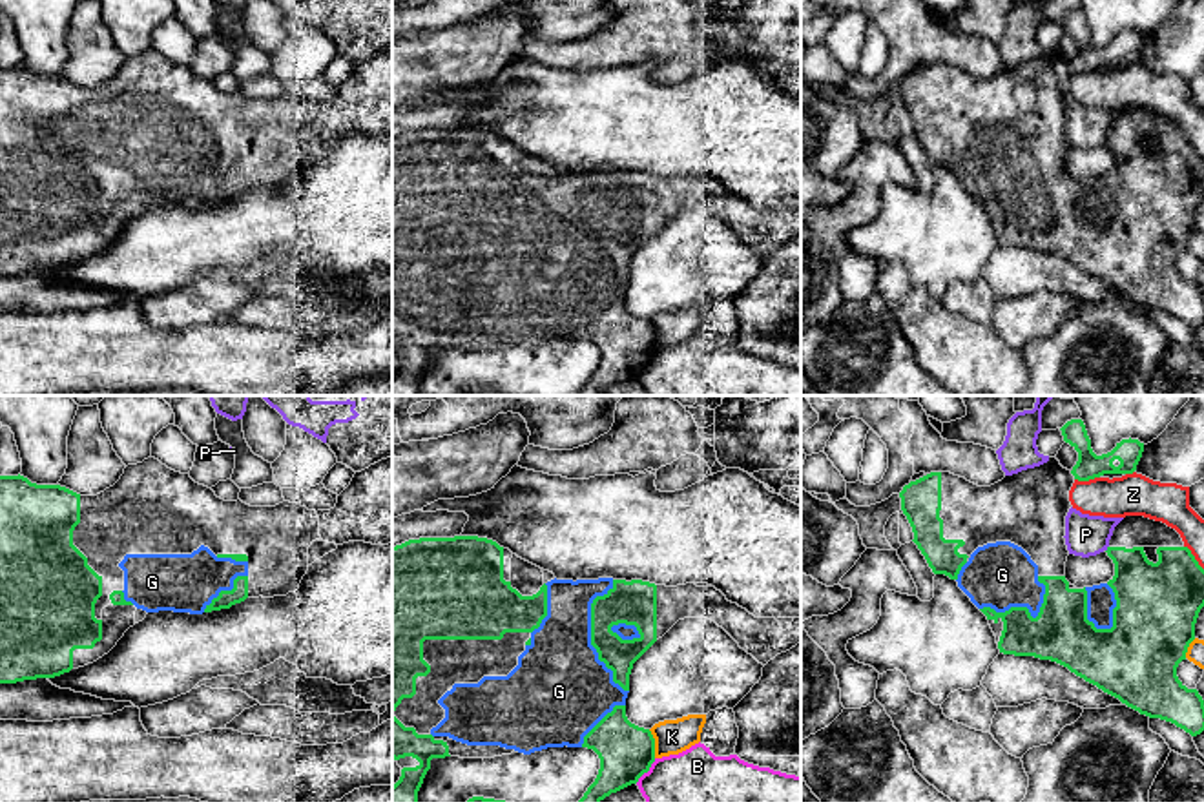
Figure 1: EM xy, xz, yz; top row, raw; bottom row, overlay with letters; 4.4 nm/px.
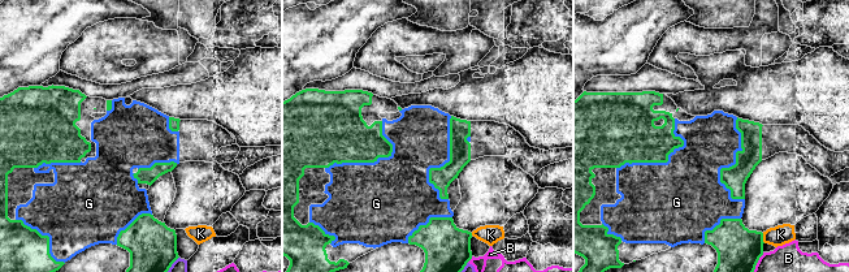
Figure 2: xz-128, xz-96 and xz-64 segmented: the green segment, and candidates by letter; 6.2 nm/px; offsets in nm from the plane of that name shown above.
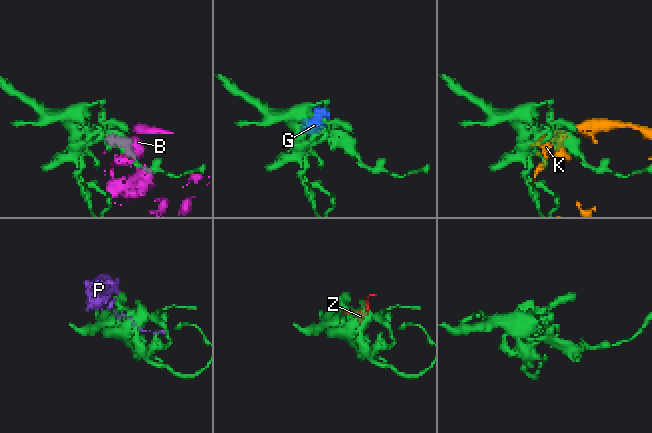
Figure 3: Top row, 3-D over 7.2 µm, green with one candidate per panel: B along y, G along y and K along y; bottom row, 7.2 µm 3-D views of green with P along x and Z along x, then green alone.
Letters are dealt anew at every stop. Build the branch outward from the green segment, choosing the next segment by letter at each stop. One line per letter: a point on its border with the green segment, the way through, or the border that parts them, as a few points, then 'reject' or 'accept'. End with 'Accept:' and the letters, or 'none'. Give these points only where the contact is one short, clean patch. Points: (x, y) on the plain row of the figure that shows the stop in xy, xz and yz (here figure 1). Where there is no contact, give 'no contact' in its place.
B: contact xz (646, 363); reject
G: contact xz (591, 228); accept
K: contact xz (653, 336); reject
P: contact yz (1108, 141); reject
Z: contact yz (1086, 71); reject
Accept: G

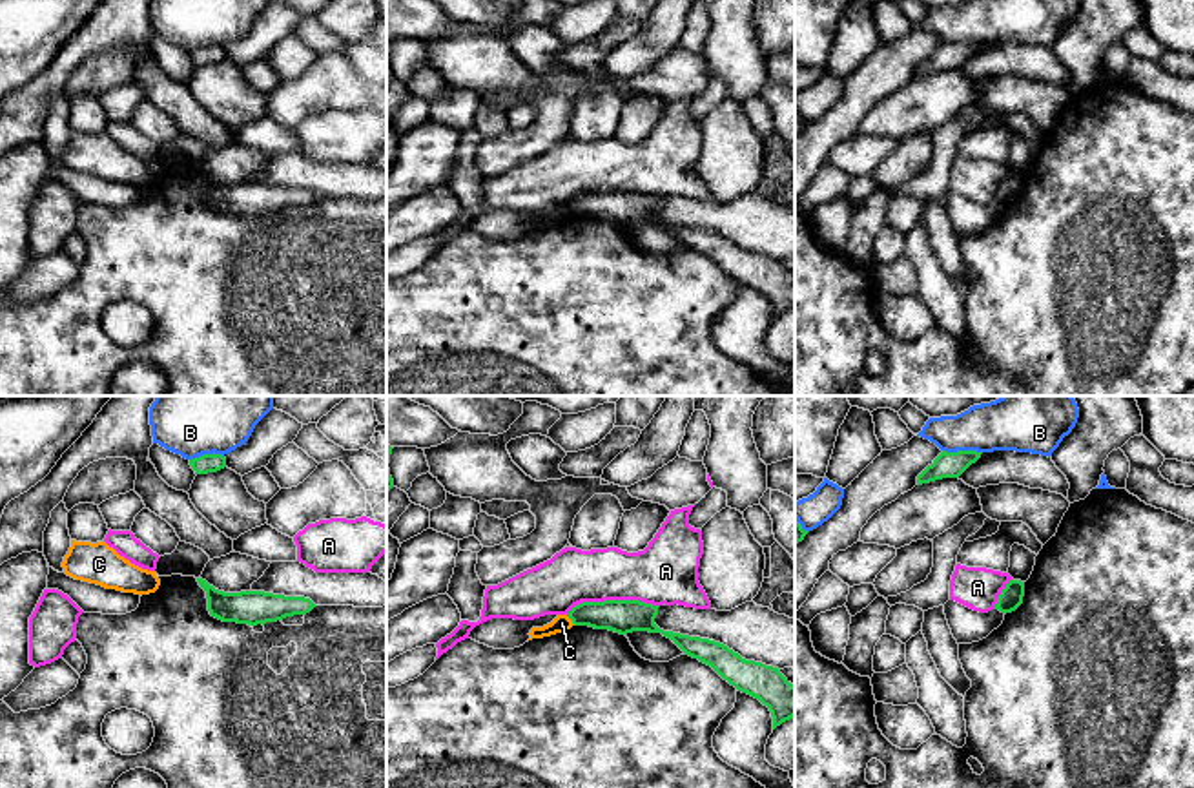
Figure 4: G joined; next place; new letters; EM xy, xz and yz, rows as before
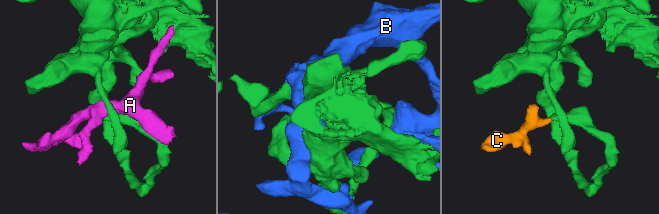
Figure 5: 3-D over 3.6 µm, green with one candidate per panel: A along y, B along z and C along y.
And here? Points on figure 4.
A: contact xz (611, 192); reject
B: contact yz (963, 42); reject
C: contact xz (571, 210); border xz (566, 207), (575, 216); reject
Accept: none

